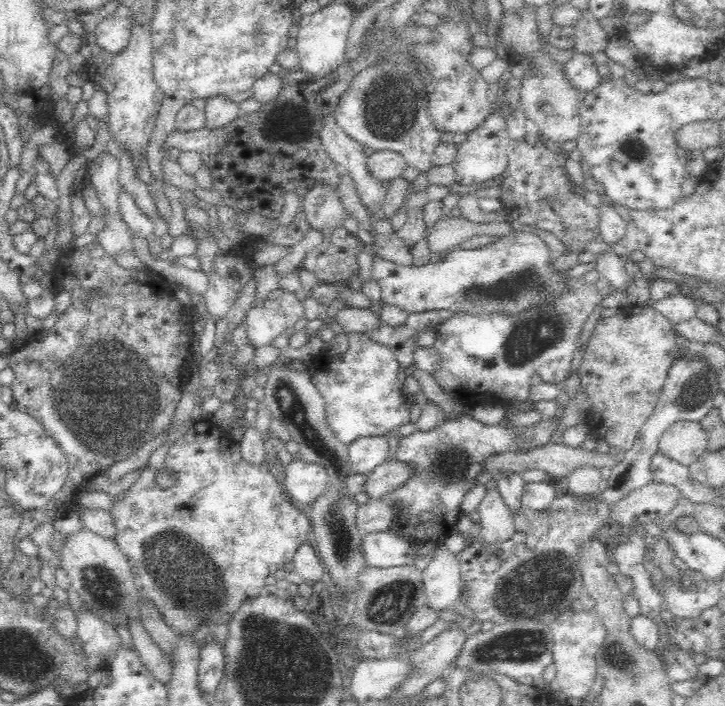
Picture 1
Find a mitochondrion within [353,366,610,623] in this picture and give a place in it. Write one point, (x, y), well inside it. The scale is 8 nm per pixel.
(534, 587)

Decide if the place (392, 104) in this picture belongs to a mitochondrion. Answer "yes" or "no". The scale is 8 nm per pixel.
yes

